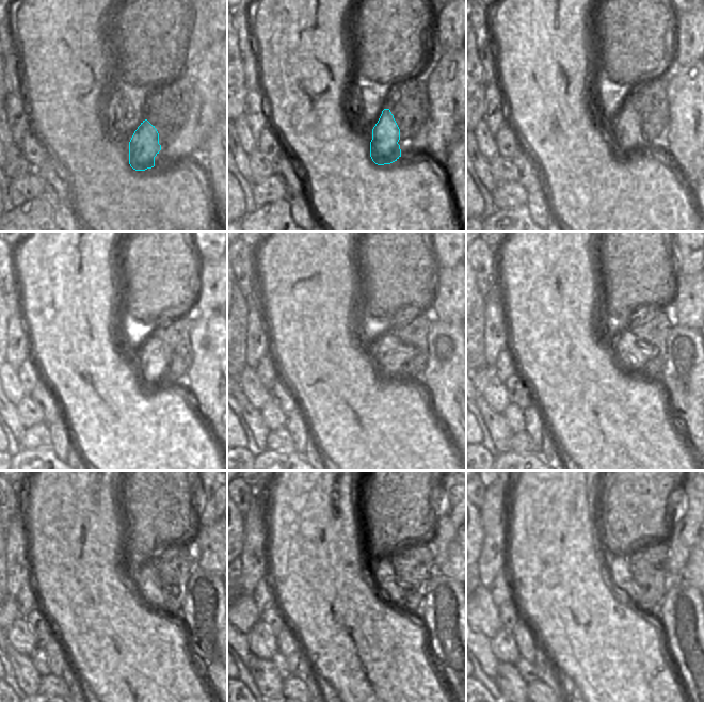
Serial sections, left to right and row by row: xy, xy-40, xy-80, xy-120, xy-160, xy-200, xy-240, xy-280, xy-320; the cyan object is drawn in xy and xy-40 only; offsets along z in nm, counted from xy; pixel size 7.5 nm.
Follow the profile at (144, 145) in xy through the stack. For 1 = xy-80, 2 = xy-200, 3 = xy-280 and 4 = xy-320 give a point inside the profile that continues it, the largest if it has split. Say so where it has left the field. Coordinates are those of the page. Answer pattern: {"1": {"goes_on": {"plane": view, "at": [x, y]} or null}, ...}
{"1": {"goes_on": {"plane": "xy-80", "at": [626, 128]}}, "2": {"goes_on": {"plane": "xy-200", "at": [626, 342]}}, "3": {"goes_on": {"plane": "xy-280", "at": [383, 575]}}, "4": {"goes_on": {"plane": "xy-320", "at": [618, 569]}}}

